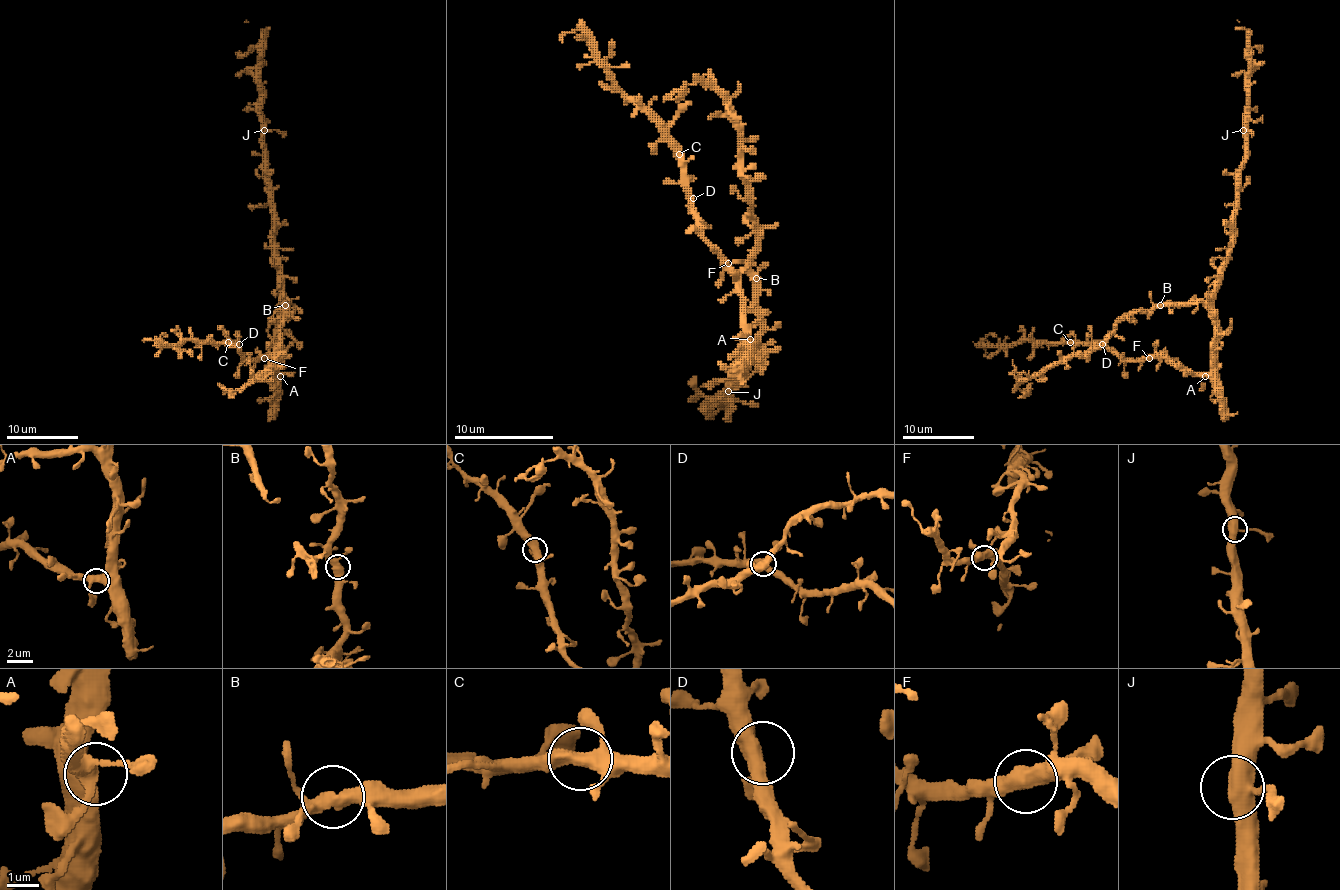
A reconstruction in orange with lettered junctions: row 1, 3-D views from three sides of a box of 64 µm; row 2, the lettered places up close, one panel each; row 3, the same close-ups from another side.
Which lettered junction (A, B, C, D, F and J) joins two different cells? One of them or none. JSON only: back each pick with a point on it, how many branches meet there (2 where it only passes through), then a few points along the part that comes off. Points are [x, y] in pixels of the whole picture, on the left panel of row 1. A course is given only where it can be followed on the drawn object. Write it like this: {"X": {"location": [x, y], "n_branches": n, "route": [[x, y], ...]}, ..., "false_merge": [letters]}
{"false_merge": []}

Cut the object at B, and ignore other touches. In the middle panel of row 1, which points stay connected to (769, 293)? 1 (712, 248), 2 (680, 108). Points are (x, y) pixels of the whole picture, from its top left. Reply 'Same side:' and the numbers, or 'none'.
Same side: 1, 2

